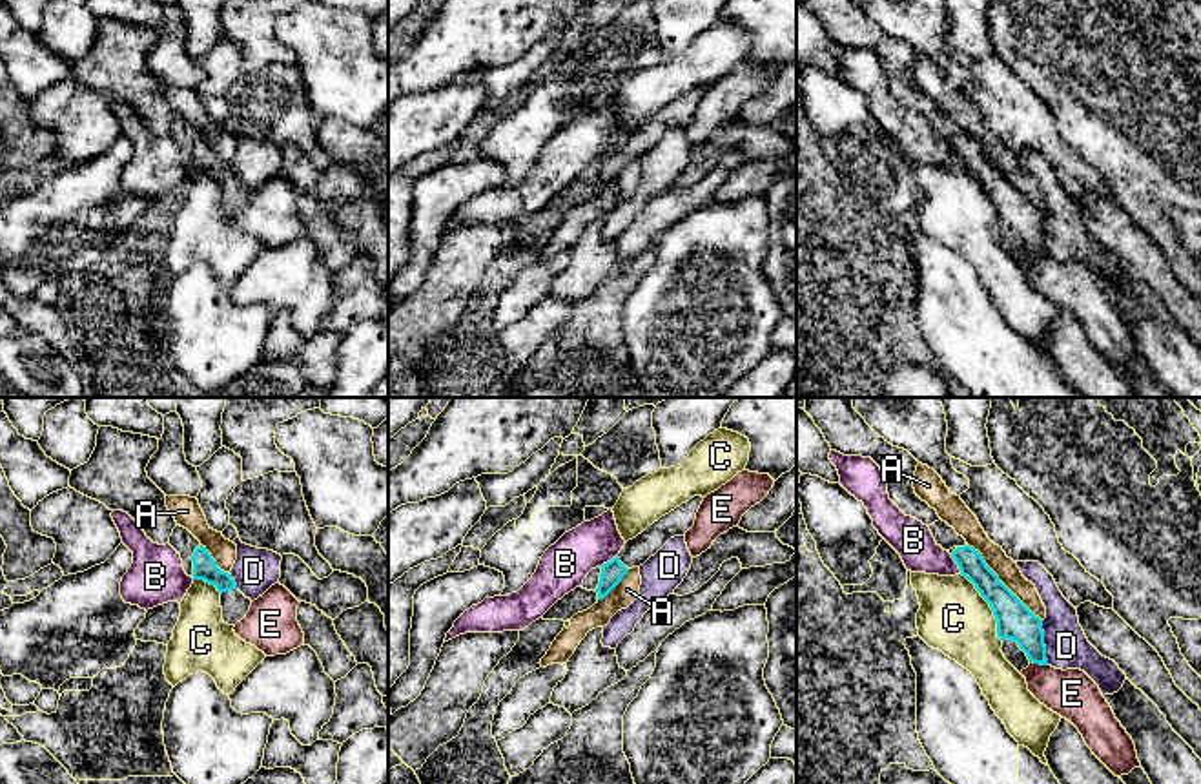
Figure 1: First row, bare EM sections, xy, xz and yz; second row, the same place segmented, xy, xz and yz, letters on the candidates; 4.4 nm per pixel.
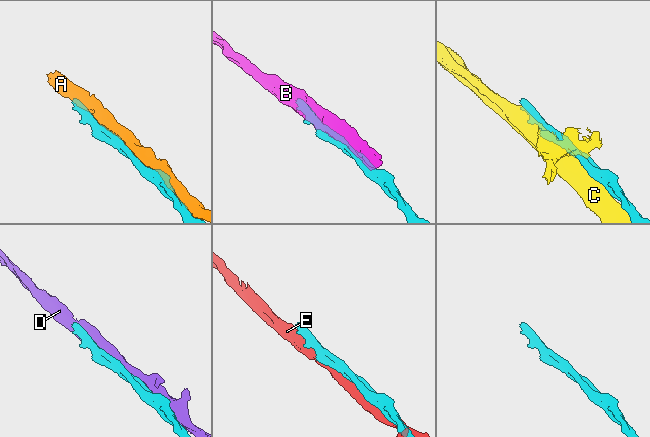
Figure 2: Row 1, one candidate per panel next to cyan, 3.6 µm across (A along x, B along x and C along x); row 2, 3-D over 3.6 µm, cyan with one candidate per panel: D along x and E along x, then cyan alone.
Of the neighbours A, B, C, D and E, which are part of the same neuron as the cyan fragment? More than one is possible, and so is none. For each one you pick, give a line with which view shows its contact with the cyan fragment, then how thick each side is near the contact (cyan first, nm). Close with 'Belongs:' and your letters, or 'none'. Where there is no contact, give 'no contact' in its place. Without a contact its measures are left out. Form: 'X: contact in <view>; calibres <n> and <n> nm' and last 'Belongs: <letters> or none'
Belongs: none

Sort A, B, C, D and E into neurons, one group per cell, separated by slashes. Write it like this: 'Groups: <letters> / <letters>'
Groups: A / B / C / D / E

